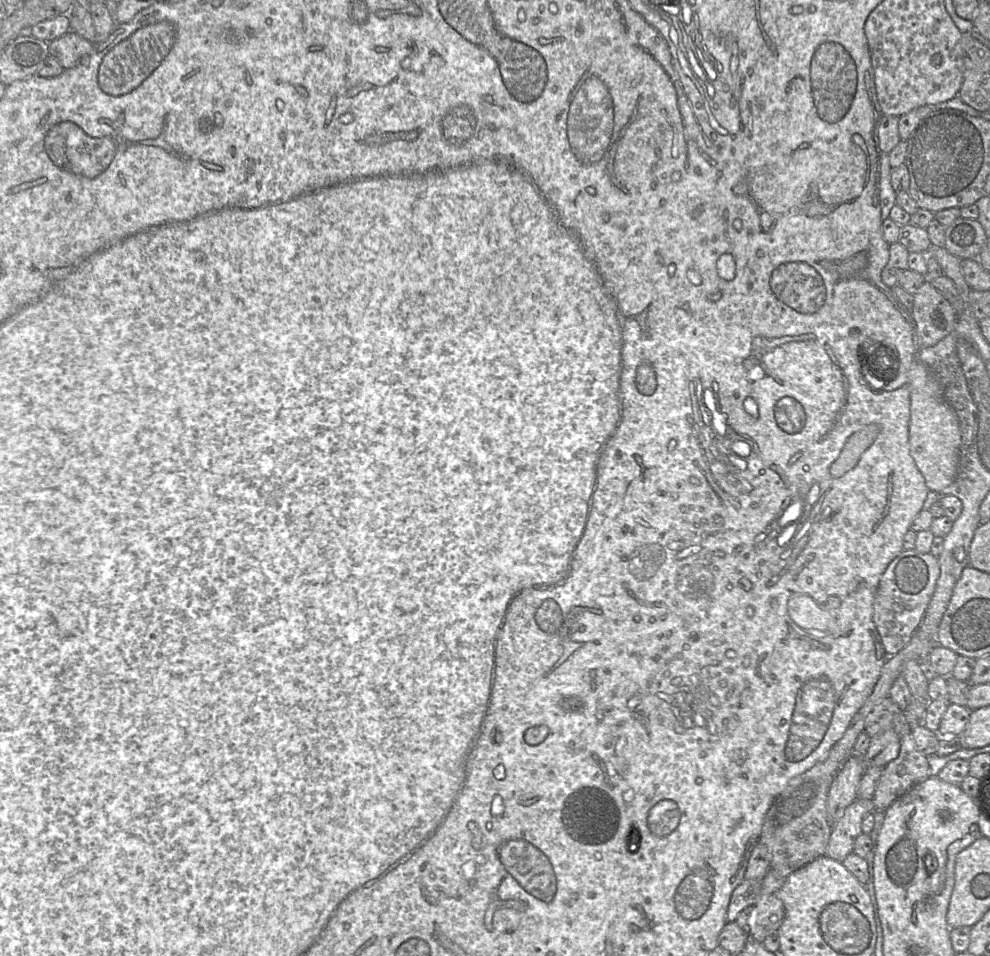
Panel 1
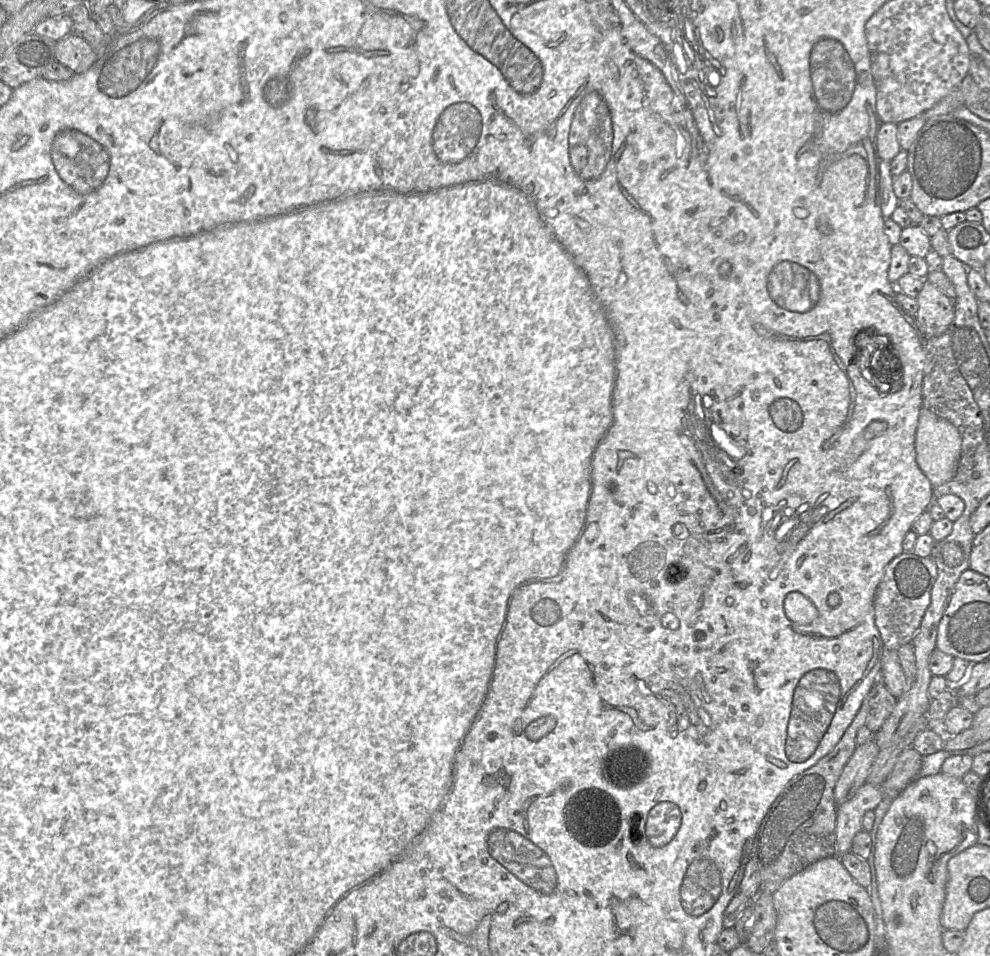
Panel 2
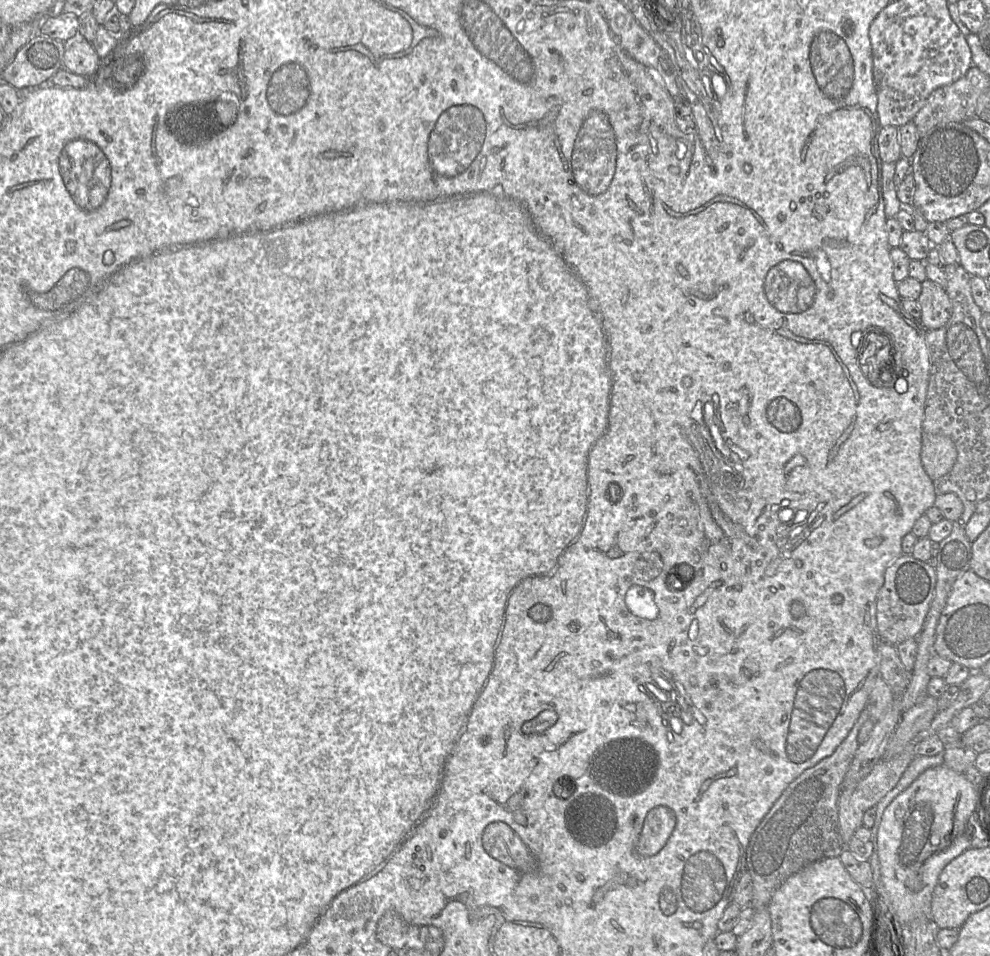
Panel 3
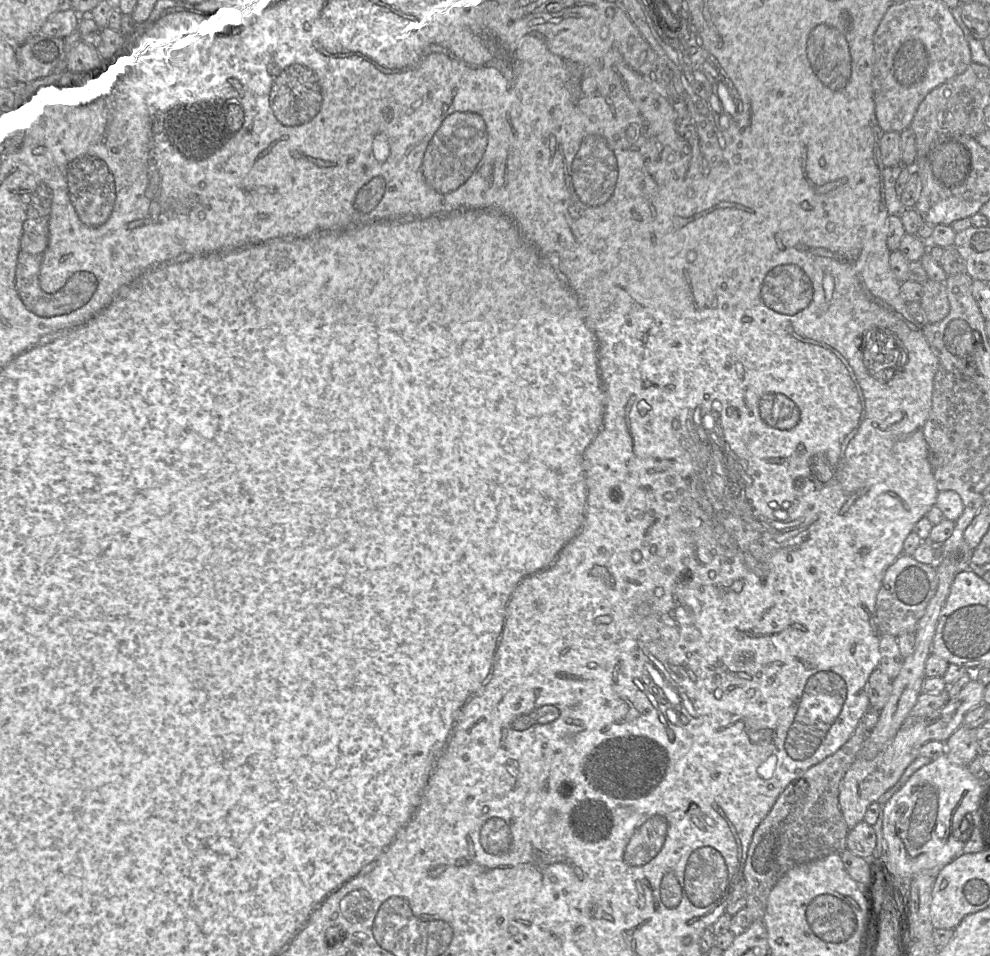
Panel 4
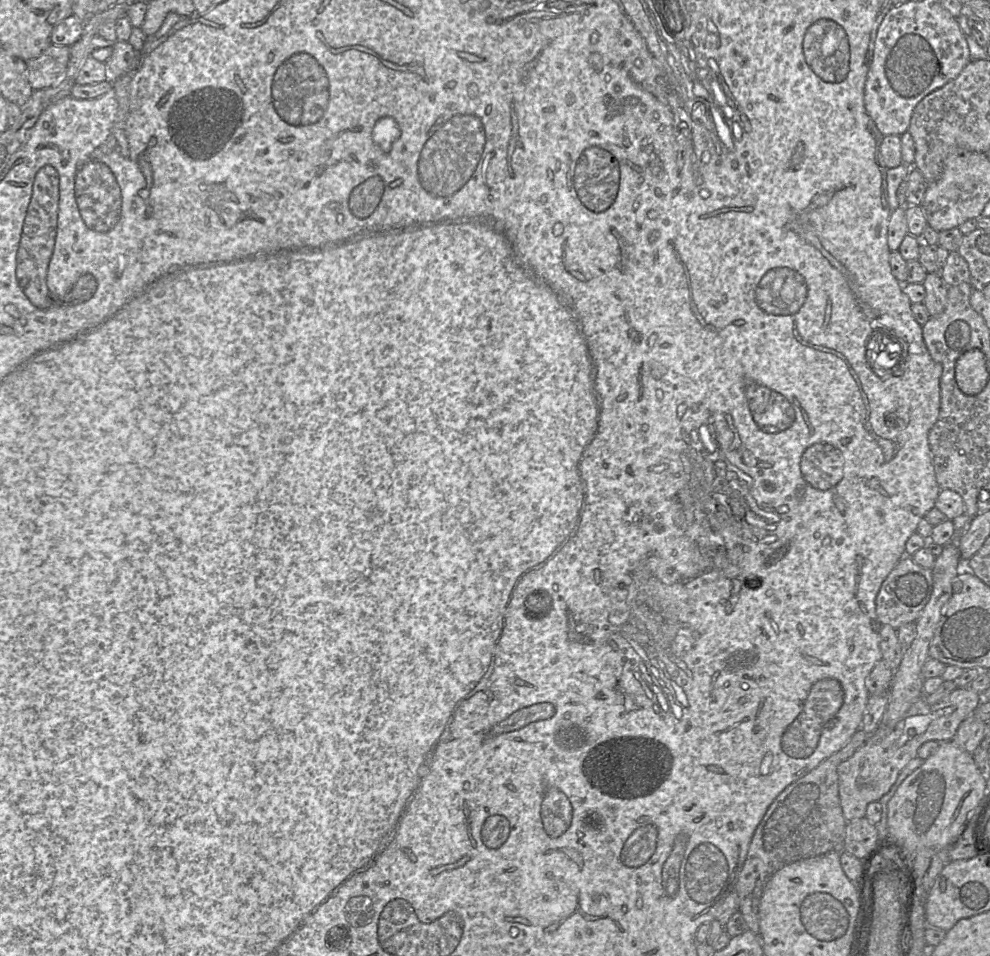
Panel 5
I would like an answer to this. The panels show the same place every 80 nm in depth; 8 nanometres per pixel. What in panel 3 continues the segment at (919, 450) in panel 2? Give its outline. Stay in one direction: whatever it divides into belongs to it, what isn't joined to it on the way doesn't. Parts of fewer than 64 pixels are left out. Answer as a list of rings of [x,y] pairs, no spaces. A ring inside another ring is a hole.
[[[922,433],[921,461],[932,481],[948,474],[956,460],[957,448],[947,436]]]

